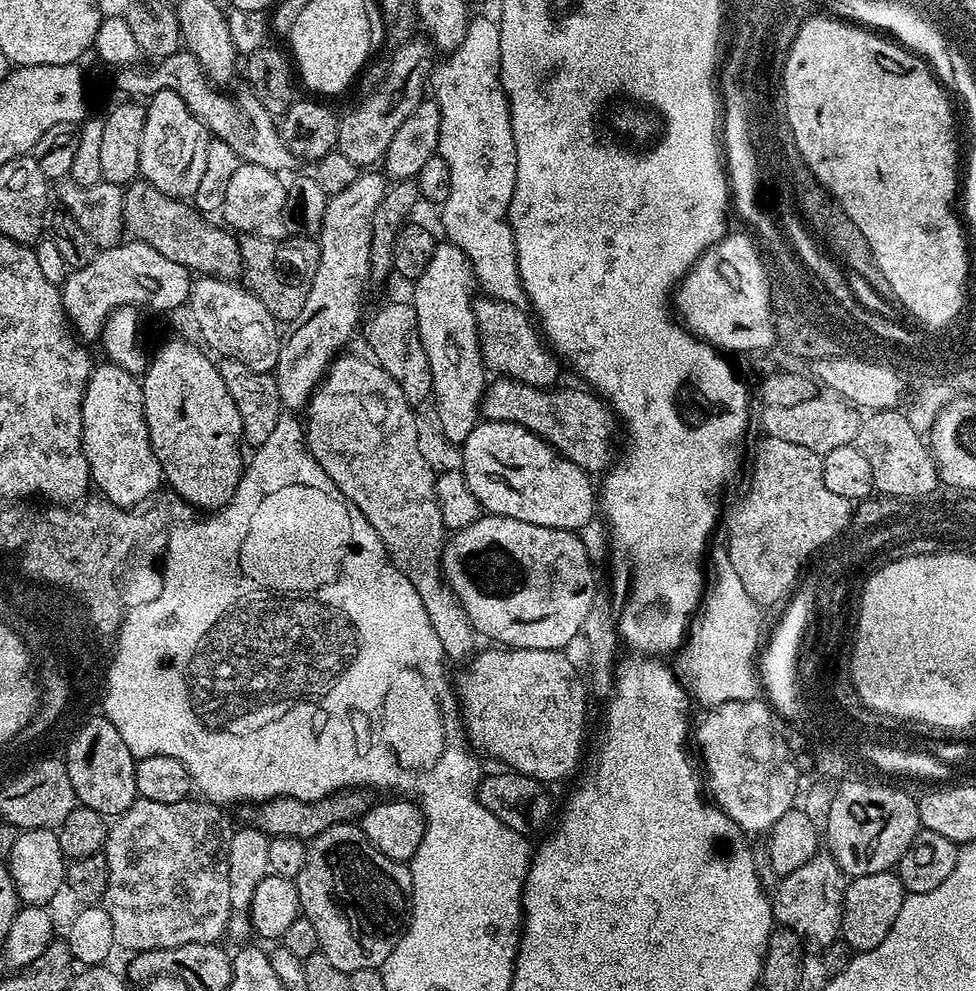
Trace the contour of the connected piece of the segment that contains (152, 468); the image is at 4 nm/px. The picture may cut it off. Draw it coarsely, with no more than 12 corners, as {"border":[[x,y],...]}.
{"border":[[97,363],[82,398],[90,480],[135,509],[164,480],[135,375]]}

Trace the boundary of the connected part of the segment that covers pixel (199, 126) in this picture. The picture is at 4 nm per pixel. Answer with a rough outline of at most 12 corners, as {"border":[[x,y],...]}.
{"border":[[168,88],[146,104],[140,176],[190,198],[210,133]]}

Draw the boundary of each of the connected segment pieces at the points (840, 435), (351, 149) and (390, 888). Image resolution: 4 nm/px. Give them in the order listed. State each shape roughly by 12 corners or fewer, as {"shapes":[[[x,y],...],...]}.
{"shapes":[[[813,394],[765,407],[765,433],[821,454],[855,445],[861,413]],[[413,38],[365,67],[336,148],[383,161],[426,99],[433,45]],[[355,823],[307,841],[300,910],[345,974],[406,928],[412,869]]]}

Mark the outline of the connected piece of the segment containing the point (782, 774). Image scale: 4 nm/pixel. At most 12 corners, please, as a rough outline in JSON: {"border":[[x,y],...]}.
{"border":[[767,699],[695,725],[715,803],[745,833],[793,808]]}

